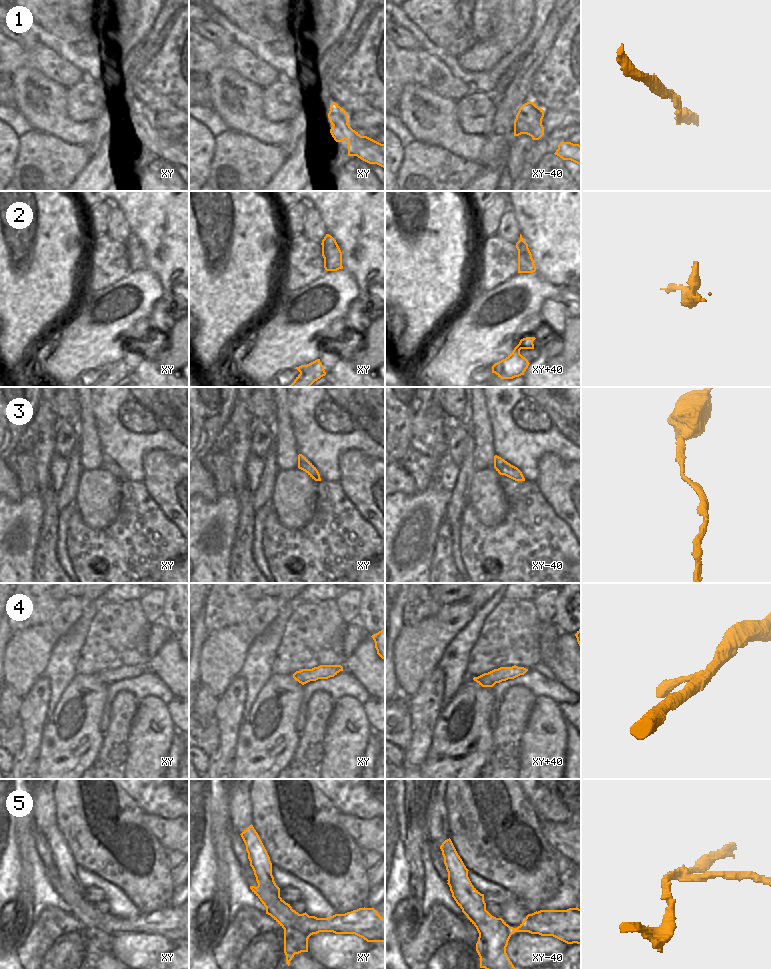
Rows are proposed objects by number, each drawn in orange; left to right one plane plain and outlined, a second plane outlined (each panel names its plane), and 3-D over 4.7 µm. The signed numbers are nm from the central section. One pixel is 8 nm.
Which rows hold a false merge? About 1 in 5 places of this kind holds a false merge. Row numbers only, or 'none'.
2, 5

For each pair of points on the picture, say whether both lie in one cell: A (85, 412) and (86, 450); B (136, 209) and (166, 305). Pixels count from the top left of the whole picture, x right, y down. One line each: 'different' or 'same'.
A: same
B: same

